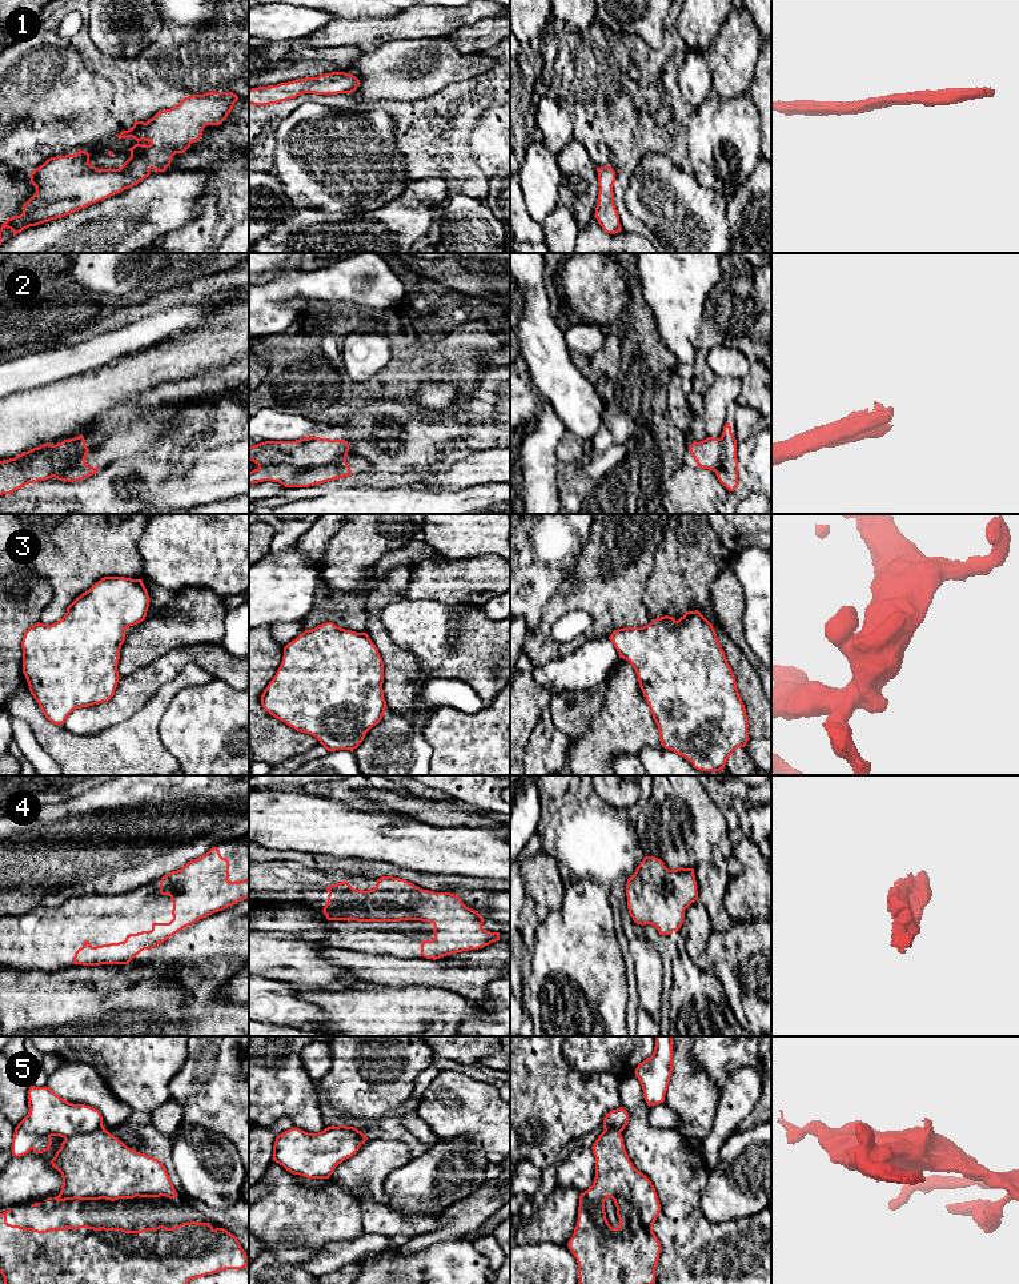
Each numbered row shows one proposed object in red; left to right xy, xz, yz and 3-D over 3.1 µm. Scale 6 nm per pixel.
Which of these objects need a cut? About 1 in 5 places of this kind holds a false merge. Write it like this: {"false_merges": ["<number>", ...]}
{"false_merges": ["2"]}

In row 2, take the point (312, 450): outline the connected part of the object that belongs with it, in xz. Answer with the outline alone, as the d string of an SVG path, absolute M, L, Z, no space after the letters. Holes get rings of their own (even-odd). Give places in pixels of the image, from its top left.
M309 436L296 441L265 441L249 448L249 460L262 465L329 465L346 457L349 442Z

